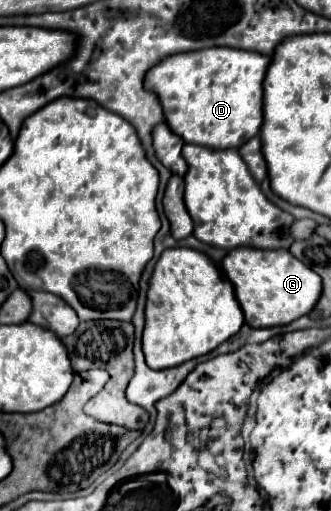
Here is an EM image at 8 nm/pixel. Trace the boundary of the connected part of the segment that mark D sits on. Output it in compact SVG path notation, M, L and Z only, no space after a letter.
M231 47L175 53L153 65L145 75L145 87L153 91L165 111L167 127L185 143L211 149L241 147L261 129L263 77L269 57Z

